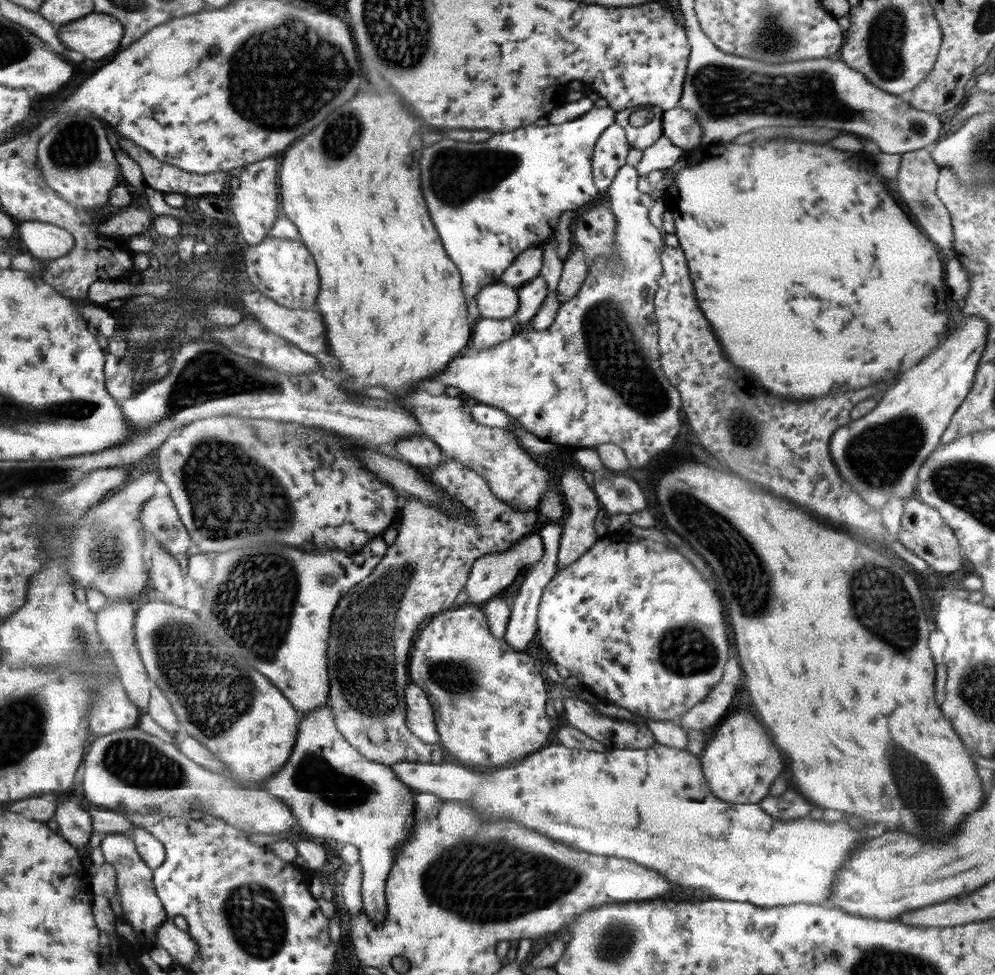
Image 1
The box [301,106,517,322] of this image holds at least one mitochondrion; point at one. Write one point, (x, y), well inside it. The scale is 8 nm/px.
(340, 137)

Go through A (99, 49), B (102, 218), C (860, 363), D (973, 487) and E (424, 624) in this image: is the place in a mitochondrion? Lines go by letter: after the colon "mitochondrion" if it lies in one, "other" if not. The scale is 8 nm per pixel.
A: other
B: other
C: other
D: mitochondrion
E: other

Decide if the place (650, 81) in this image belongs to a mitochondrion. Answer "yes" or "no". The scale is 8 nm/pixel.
no

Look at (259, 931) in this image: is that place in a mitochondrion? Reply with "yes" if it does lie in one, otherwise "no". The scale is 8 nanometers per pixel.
yes

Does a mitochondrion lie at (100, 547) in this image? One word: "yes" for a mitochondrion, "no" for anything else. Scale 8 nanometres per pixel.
yes

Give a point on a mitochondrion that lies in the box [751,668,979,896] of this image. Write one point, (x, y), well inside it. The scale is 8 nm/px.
(919, 788)

